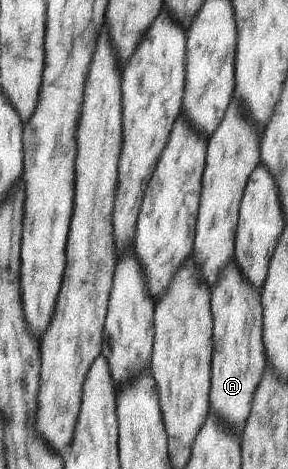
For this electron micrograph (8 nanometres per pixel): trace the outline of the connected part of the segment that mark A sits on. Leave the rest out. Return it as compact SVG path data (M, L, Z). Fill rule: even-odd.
M234 259L223 272L211 295L211 310L215 318L215 345L211 363L211 409L220 422L224 422L239 436L243 435L247 421L251 419L255 395L268 365L263 340L264 312L261 293L262 290L255 288L241 274Z

